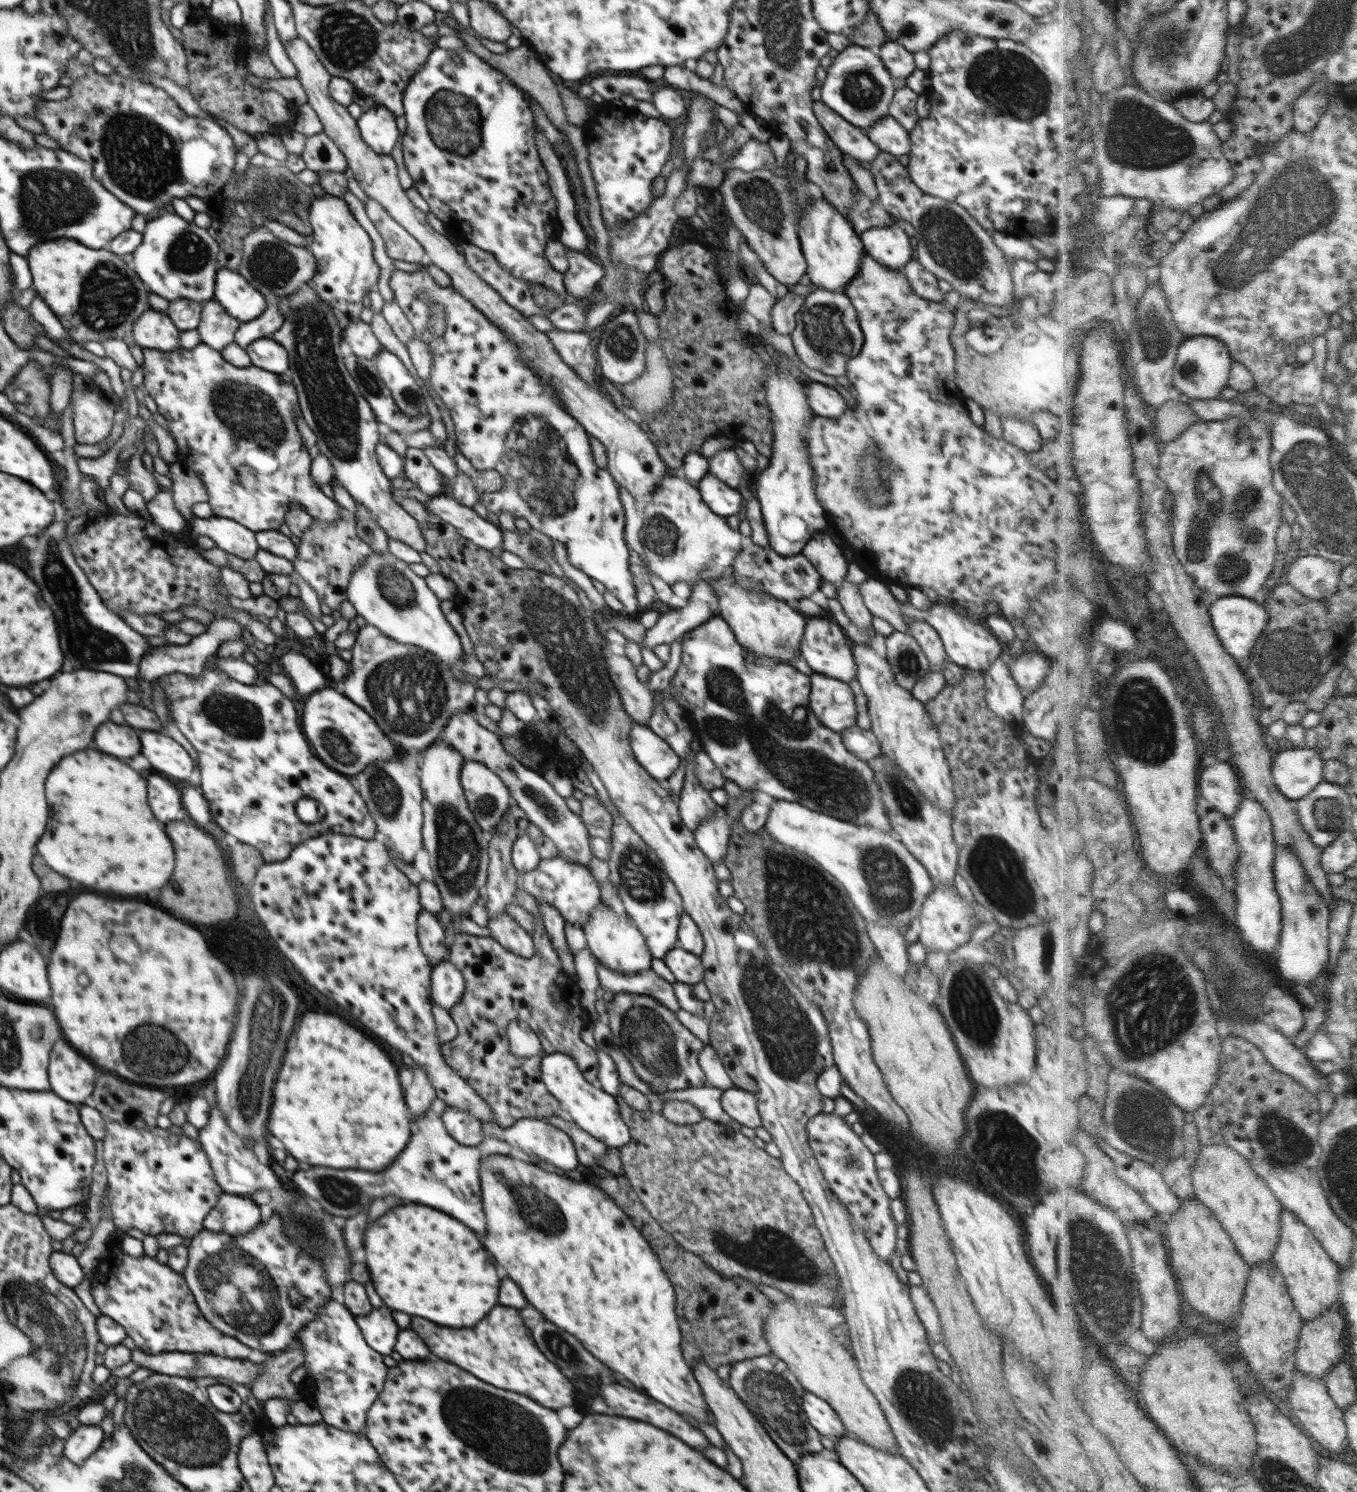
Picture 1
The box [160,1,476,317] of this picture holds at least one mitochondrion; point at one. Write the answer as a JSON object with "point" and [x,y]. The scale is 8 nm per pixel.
{"point":[348,40]}

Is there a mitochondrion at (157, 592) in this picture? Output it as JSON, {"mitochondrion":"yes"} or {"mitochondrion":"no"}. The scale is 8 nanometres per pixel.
{"mitochondrion":"no"}

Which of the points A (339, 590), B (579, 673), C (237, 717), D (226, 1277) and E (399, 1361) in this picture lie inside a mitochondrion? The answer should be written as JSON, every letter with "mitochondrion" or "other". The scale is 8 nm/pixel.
{"A":"other","B":"mitochondrion","C":"mitochondrion","D":"mitochondrion","E":"other"}

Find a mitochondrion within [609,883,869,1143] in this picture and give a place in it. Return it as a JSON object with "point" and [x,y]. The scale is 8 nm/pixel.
{"point":[790,1040]}

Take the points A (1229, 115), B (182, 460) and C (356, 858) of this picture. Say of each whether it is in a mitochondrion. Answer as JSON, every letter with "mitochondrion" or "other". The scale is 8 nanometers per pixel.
{"A":"other","B":"other","C":"other"}

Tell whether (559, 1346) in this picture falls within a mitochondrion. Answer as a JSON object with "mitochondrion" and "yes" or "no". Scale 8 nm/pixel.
{"mitochondrion":"yes"}

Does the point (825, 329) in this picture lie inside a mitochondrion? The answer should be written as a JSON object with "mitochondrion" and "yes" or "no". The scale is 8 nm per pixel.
{"mitochondrion":"yes"}

